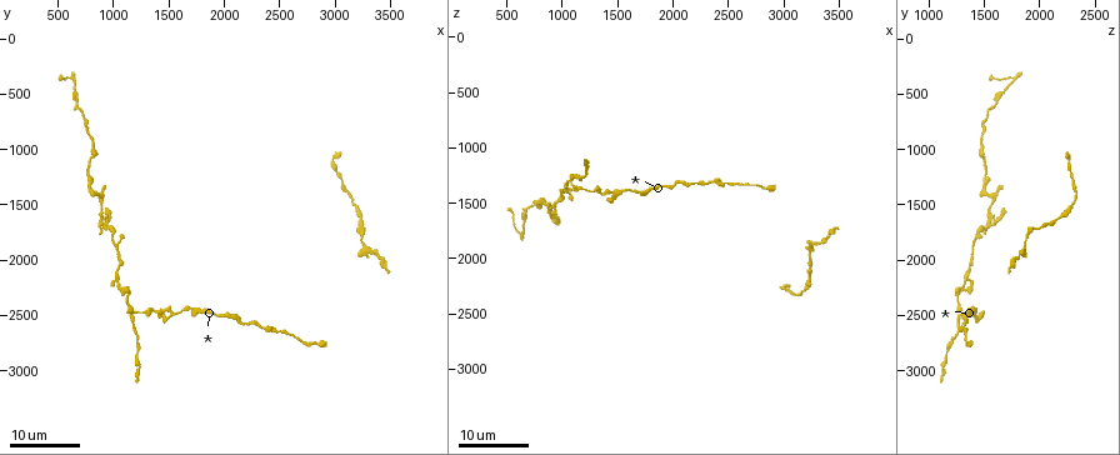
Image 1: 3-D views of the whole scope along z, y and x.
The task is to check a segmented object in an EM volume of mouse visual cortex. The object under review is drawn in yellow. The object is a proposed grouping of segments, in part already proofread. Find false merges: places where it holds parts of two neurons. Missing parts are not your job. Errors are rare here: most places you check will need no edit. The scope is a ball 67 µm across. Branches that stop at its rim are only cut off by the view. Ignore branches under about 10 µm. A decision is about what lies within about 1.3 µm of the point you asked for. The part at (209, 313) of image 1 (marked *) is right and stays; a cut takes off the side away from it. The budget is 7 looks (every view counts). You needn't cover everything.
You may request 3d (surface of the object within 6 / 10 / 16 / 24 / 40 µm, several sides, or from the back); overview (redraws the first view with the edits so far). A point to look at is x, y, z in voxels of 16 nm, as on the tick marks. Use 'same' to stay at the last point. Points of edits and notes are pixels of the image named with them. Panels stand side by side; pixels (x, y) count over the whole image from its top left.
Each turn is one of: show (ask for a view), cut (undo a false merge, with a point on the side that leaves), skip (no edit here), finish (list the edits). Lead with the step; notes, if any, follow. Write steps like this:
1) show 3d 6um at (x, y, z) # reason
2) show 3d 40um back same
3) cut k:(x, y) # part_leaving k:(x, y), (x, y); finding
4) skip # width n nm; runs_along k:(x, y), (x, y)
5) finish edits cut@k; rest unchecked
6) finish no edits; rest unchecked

show 3d 24um at (760, 1220, 1500) # sudden change in width

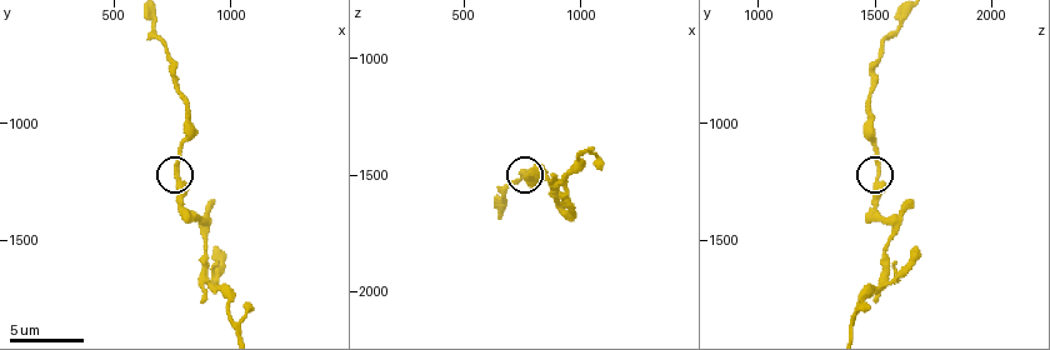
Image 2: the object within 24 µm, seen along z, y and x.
show 3d 10um at (760, 1220, 1520)

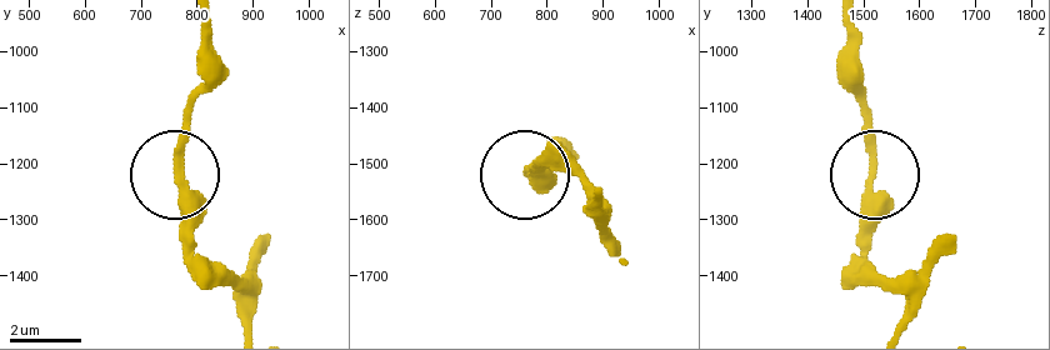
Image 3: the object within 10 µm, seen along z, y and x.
skip # runs_along 3:(244, 323), (241, 295), (190, 241), (173, 161), (190, 93); continuous, no second neuron

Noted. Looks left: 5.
show 3d 10um at (890, 1440, 1590) # three-way junction

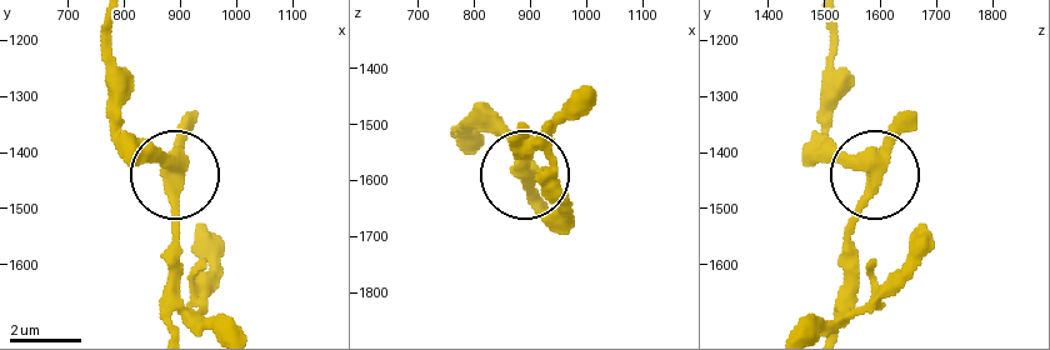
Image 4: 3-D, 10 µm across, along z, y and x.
skip # continuous, no second neuron

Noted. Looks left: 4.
show 3d 16um at (1060, 2200, 1300) # two arms in line, one across

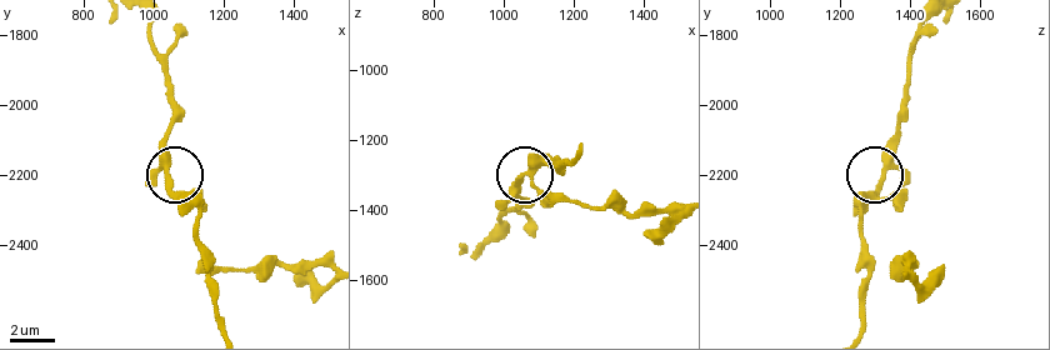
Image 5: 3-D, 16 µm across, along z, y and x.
show 3d 6um at (1050, 2220, 1320) # closer look

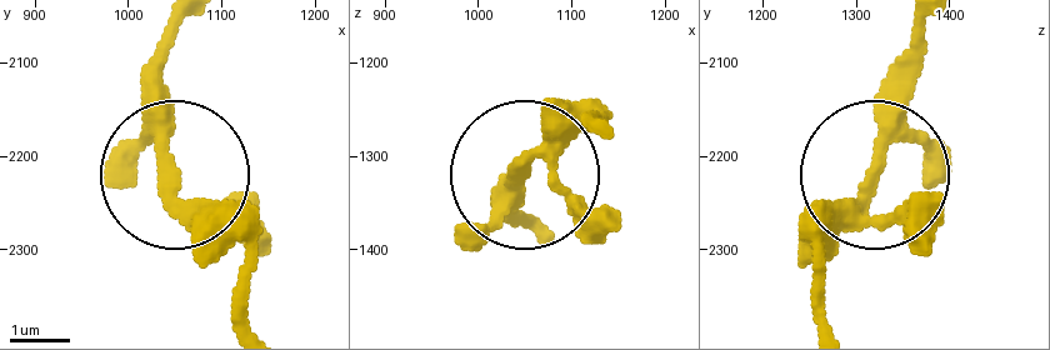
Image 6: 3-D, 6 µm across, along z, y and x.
skip # runs_along 6:(831, 324), (826, 234), (866, 175), (910, 45); one neuron here

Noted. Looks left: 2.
show 3d 16um at (680, 600, 1580) # sudden change in width

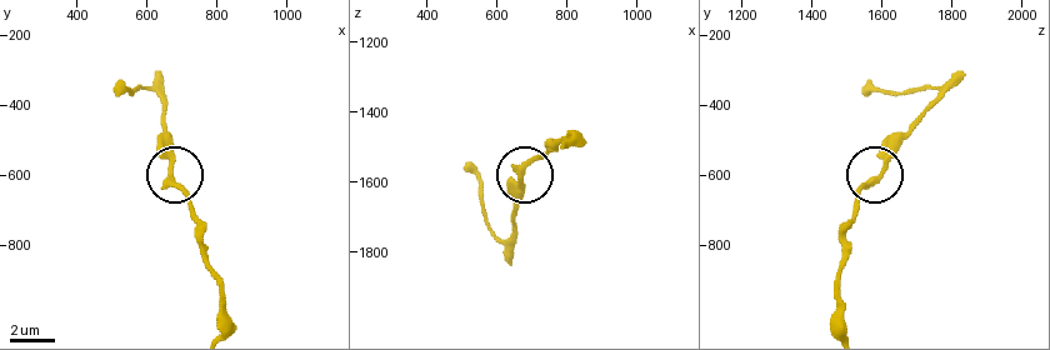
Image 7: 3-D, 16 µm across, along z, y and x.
show 3d 16um back at (670, 610, 1580) # from behind

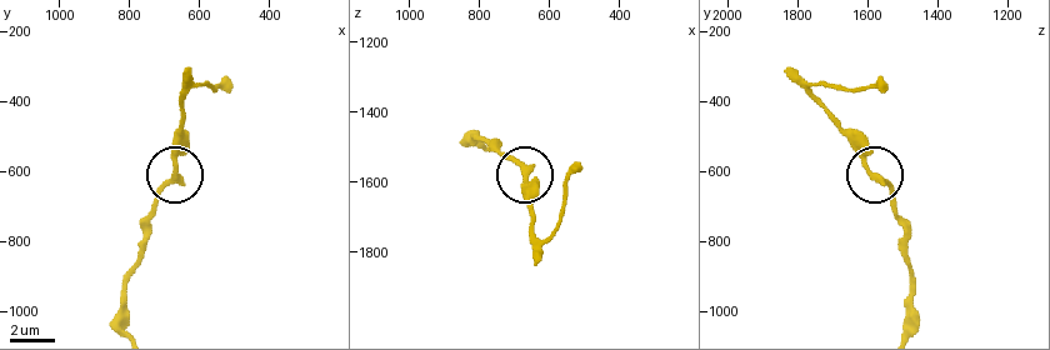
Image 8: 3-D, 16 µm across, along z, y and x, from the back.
skip # runs_along 8:(485, 149), (478, 138), (494, 144), (520, 171), (528, 215); continuous, no second neuron

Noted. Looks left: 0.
finish no edits; rest unchecked

